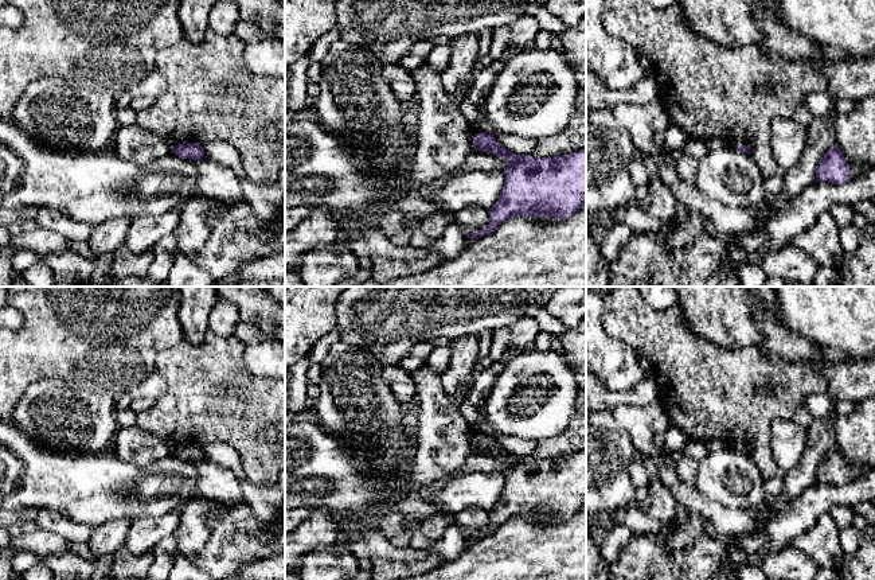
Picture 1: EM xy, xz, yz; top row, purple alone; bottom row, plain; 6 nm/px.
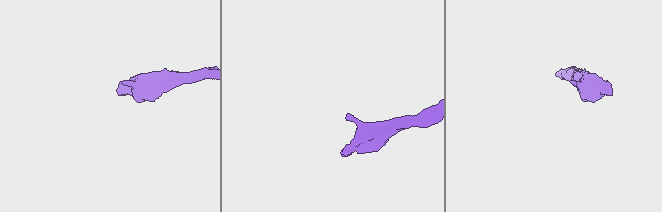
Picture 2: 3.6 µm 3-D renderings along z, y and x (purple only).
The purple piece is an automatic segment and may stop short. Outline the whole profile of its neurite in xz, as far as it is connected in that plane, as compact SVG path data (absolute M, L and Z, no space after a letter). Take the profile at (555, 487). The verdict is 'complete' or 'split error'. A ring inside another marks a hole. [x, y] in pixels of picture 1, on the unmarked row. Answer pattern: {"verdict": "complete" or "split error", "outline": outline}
{"verdict": "complete", "outline": "M487 433L473 437L473 448L500 458L507 468L500 498L488 511L488 526L468 534L468 540L488 537L512 518L567 519L586 505L586 451L562 458L519 458Z"}

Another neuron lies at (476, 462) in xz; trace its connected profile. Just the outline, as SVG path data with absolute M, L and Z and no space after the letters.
M472 449L472 452L466 456L465 463L457 468L452 476L460 476L462 474L472 472L501 472L507 468L507 463L500 458L493 455L483 454L477 449Z

